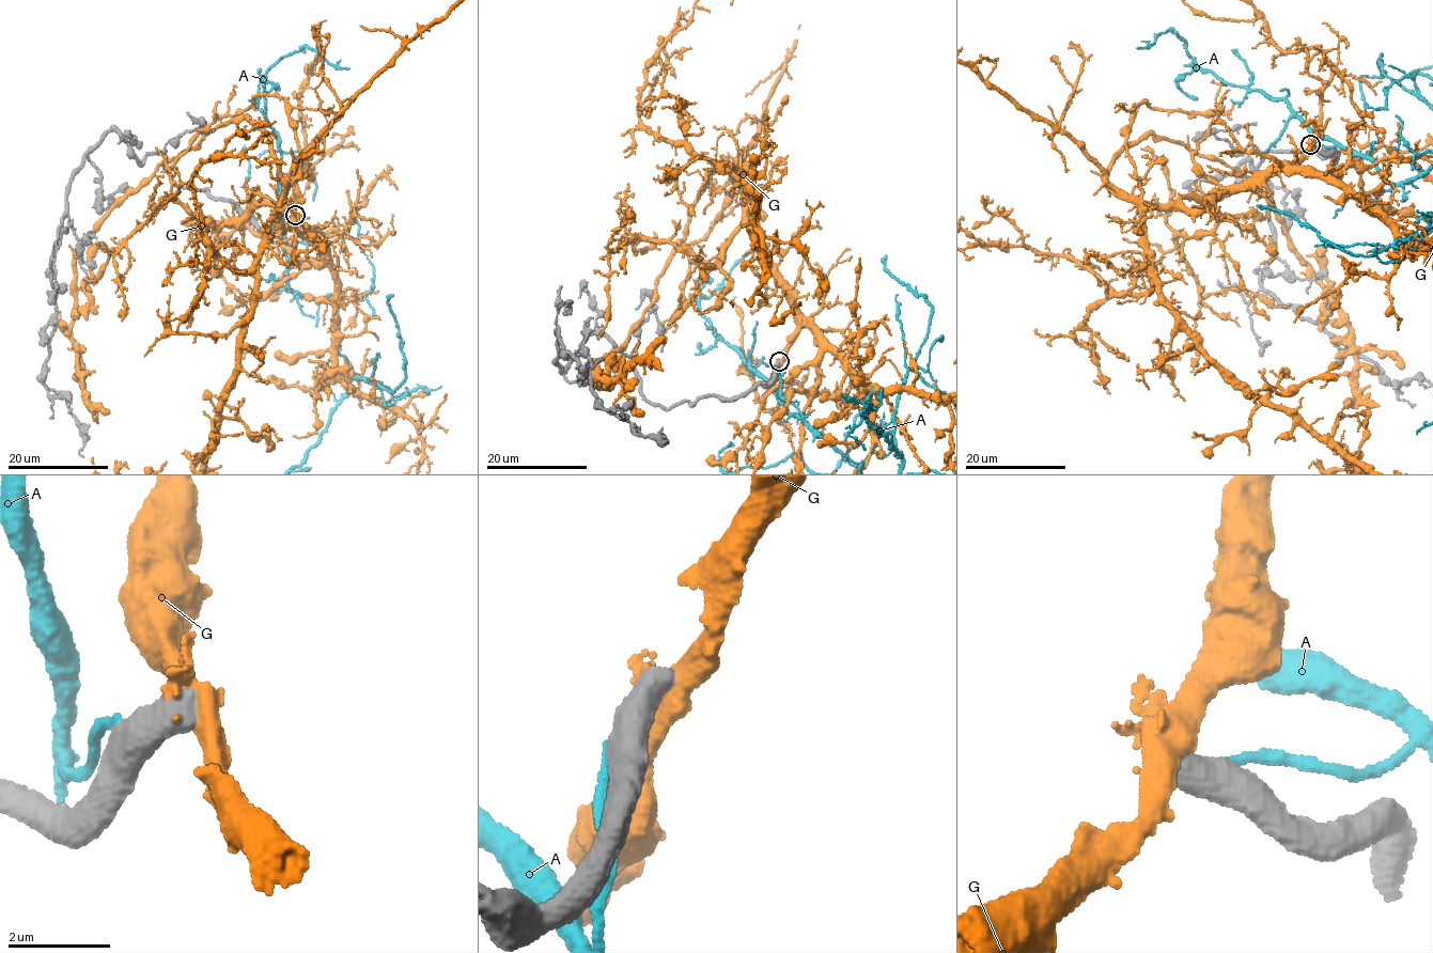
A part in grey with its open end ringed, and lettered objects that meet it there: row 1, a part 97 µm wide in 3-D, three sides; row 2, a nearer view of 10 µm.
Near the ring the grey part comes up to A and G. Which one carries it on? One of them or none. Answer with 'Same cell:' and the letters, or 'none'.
Same cell: none

